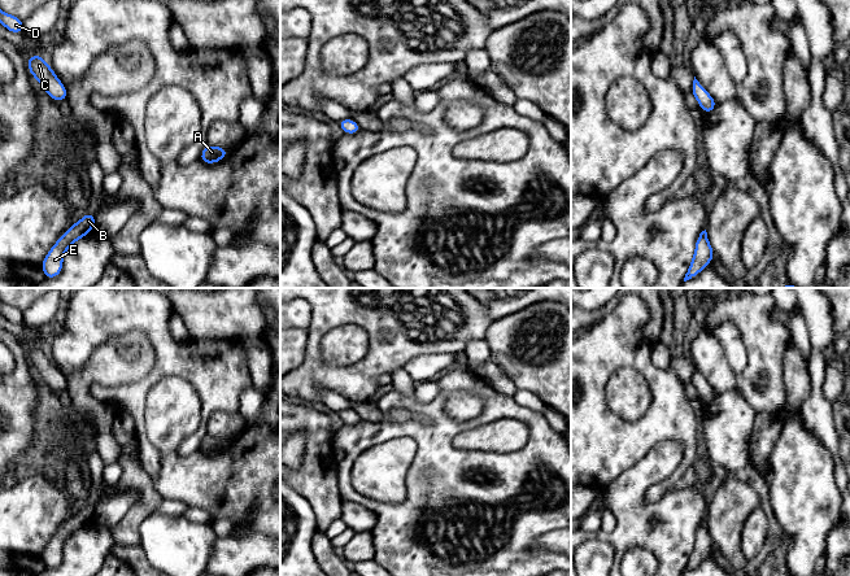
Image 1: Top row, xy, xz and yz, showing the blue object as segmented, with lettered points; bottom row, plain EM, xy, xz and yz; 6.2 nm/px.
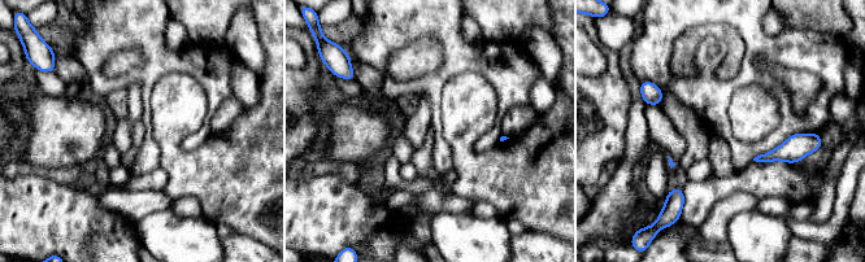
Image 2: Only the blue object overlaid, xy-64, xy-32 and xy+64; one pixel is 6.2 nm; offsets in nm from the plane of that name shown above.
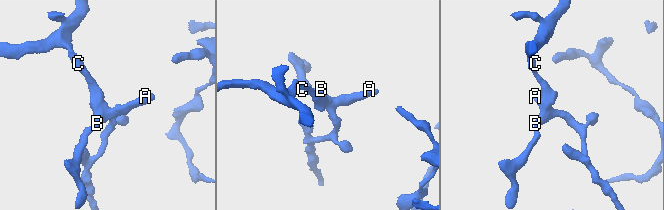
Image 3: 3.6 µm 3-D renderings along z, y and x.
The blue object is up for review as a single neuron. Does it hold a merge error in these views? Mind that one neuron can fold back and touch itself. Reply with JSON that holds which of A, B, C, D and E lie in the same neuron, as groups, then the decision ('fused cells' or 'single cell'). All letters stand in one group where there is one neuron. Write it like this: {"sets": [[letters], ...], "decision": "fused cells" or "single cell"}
{"sets": [["A", "B", "C", "D", "E"]], "decision": "single cell"}

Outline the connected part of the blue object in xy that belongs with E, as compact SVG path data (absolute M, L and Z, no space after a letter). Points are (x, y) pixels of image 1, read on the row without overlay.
M87 503L79 512L73 515L52 537L42 553L45 570L56 568L62 560L62 549L67 538L93 520L96 506Z

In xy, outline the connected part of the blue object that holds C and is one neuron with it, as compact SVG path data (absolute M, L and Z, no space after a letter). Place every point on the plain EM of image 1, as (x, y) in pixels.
M43 346L27 348L30 365L34 366L52 390L67 390L65 376L55 366L51 357L44 353Z

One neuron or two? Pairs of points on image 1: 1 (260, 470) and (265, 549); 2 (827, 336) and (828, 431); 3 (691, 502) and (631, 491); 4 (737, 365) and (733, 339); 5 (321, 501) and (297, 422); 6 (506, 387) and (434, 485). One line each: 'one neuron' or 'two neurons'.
1: two neurons
2: one neuron
3: one neuron
4: one neuron
5: one neuron
6: two neurons

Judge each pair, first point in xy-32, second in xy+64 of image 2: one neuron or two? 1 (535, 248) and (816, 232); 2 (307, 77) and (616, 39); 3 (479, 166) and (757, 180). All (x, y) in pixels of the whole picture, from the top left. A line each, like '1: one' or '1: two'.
1: two
2: two
3: one

